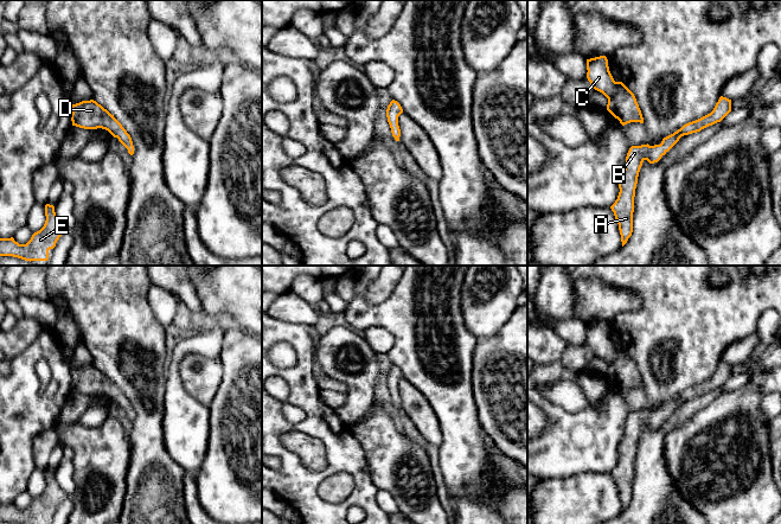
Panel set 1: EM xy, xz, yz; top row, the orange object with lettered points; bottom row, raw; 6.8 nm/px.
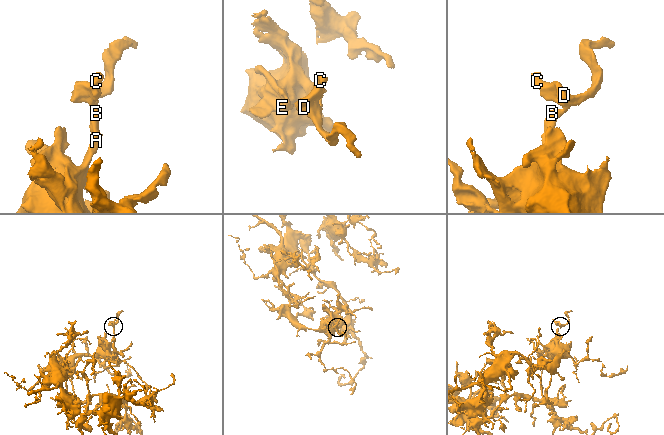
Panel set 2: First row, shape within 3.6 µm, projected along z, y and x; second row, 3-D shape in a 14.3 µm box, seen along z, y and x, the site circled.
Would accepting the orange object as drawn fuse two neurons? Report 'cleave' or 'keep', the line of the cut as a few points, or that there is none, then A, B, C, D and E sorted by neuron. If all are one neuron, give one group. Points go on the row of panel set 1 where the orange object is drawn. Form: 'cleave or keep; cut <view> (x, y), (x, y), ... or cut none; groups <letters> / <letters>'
keep; cut none; groups A B C D E

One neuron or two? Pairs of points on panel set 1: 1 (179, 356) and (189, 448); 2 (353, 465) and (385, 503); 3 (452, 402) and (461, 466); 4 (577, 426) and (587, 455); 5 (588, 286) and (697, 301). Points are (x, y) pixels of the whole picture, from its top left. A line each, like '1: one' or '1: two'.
1: one
2: two
3: one
4: one
5: two

